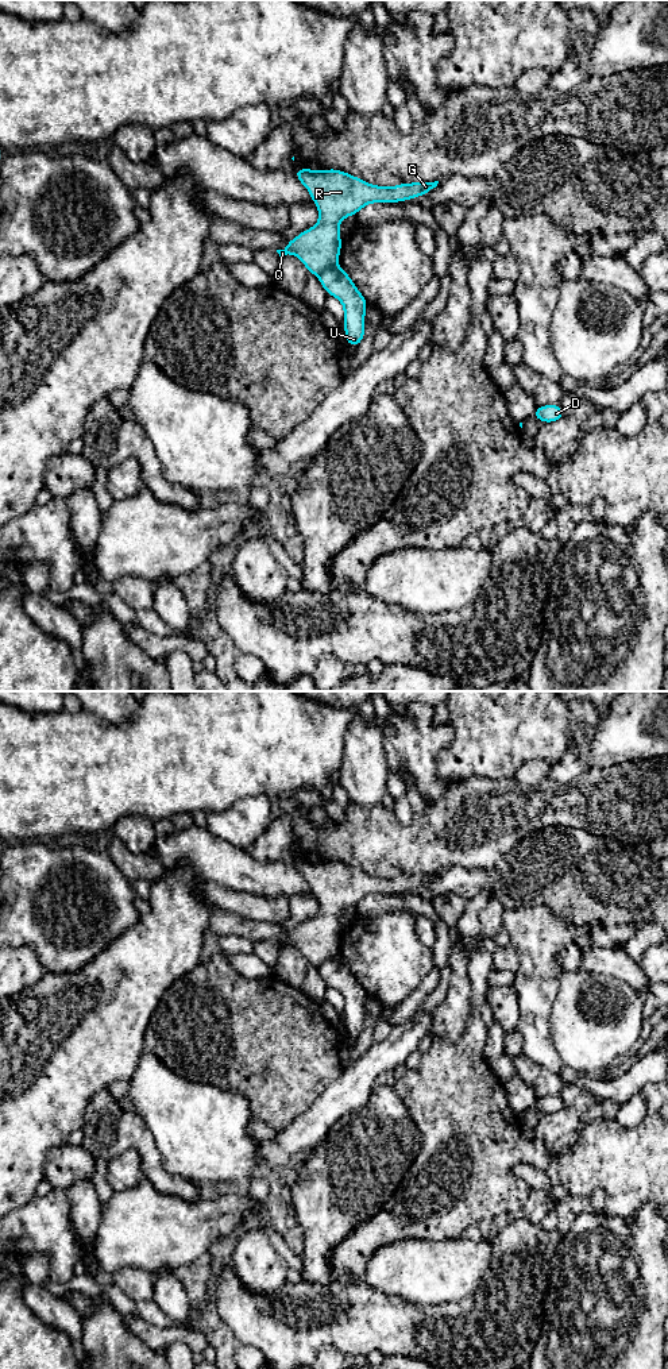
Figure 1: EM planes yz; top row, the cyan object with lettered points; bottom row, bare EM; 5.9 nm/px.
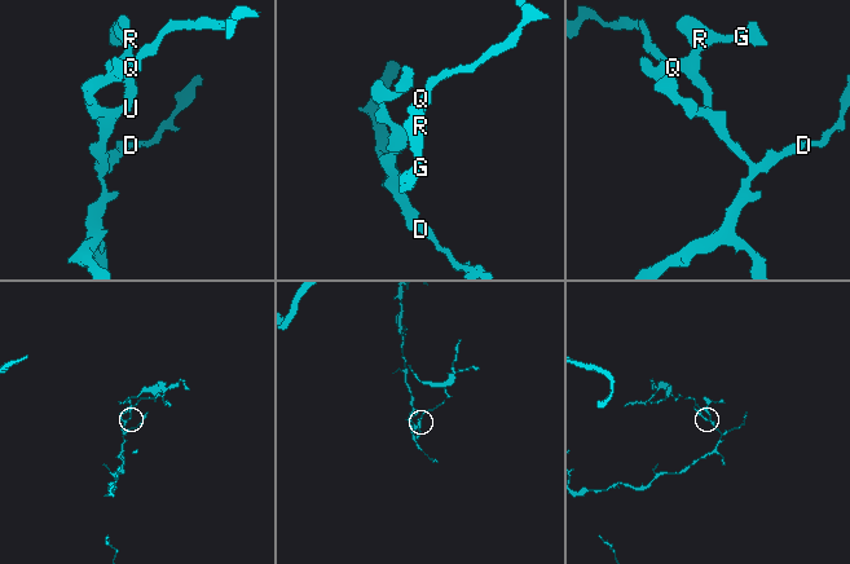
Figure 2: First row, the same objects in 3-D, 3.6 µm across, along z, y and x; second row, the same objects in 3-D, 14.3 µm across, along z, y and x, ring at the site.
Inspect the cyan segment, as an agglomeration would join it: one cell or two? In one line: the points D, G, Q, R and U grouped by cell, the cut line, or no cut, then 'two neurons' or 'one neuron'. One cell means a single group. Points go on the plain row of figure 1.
D U / G Q R; cut in yz along (334, 956), (319, 968); two neurons

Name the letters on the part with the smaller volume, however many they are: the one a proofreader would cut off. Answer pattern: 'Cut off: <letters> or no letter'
Cut off: G, Q, R

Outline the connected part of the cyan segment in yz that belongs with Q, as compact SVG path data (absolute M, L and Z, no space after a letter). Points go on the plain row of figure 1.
M296 860L296 868L310 883L320 902L318 914L291 930L279 948L297 946L316 968L335 957L341 941L339 914L356 906L368 894L406 892L429 884L435 874L398 875L394 879L370 876L341 861Z

